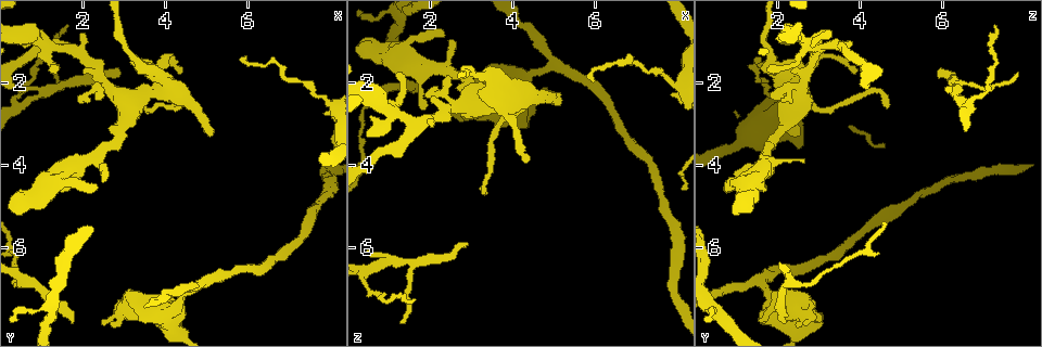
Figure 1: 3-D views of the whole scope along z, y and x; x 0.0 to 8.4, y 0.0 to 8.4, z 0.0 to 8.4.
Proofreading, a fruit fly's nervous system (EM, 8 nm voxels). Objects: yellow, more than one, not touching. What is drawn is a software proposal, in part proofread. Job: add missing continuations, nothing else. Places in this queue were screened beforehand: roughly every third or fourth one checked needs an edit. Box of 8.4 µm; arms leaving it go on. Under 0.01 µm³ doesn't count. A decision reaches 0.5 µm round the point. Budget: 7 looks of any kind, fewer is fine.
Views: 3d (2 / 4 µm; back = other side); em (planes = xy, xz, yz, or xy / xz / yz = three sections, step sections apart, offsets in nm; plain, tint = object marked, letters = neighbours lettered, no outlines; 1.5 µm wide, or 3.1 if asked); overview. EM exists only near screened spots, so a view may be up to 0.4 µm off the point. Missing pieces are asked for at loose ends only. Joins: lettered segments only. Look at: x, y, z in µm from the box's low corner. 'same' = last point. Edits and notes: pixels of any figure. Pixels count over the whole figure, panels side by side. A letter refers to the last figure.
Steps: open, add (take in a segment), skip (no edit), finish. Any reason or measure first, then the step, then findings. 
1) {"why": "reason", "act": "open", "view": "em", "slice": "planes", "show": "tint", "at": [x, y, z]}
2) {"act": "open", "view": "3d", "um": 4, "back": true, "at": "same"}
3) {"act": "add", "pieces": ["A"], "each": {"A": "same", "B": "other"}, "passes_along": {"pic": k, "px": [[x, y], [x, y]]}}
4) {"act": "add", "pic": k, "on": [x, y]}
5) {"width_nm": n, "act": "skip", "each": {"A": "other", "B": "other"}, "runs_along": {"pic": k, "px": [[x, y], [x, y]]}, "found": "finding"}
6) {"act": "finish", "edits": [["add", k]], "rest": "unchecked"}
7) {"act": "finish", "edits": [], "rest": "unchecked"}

{"why": "an open end", "act": "open", "view": "3d", "um": 2, "back": true, "at": [5.10, 3.30, 2.50]}

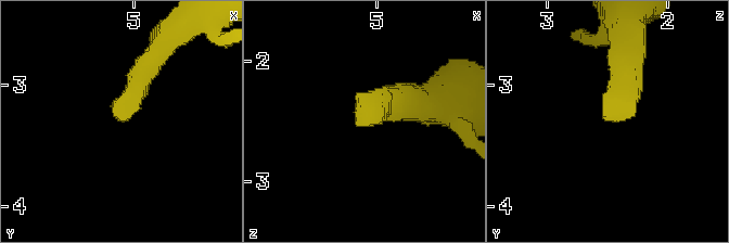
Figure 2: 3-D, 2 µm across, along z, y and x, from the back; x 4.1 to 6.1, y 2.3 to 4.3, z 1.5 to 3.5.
{"why": "shape alone is not enough", "act": "open", "view": "em", "slice": "planes", "show": "tint", "at": [5.10, 3.30, 2.52]}

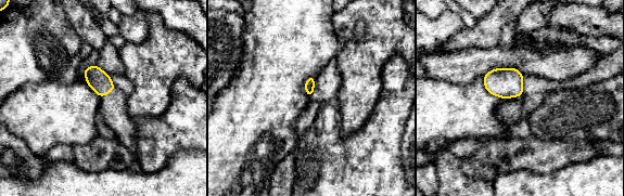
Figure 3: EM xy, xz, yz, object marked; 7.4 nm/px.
{"why": "see the neighbours", "act": "open", "view": "em", "slice": "planes", "show": "letters", "at": "same"}

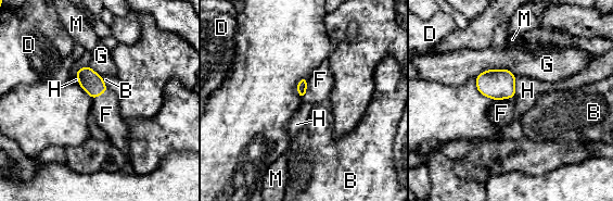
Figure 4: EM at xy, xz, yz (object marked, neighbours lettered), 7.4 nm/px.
{"act": "add", "pieces": ["F"], "each": {"B": "other", "D": "other", "F": "same", "G": "other", "H": "other", "M": "other"}, "passes_along": {"pic": 4, "px": [[302, 85], [306, 87], [320, 79]]}, "found": "it goes on there"}

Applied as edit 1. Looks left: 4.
{"why": "free end", "act": "open", "view": "3d", "um": 2, "at": [2.55, 7.90, 2.65]}

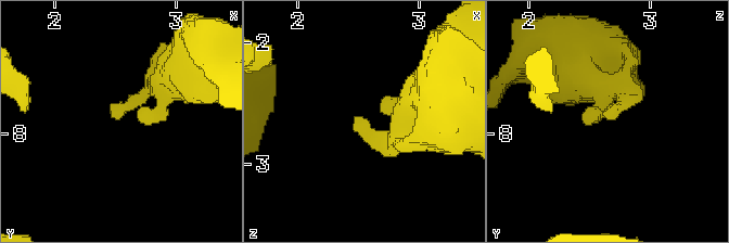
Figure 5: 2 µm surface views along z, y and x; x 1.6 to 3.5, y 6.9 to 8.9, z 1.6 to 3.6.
{"why": "shape alone is not enough", "act": "open", "view": "em", "slice": "planes", "show": "letters", "at": [2.56, 7.86, 2.62]}

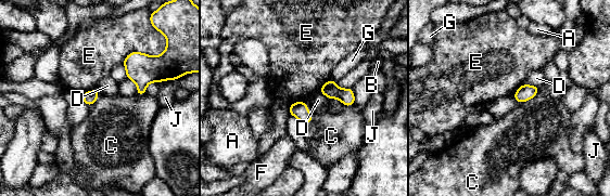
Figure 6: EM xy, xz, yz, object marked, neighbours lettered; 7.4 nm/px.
{"act": "skip", "each": {"A": "other", "B": "other", "C": "other", "D": "other", "E": "other", "F": "other", "G": "other", "J": "other"}, "border": {"pic": 6, "px": [[305, 103], [312, 119], [303, 125]]}, "found": "none of them fits"}

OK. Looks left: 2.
{"why": "branch stops here", "act": "open", "view": "em", "slice": "planes", "show": "tint", "at": [2.85, 1.70, 5.95]}

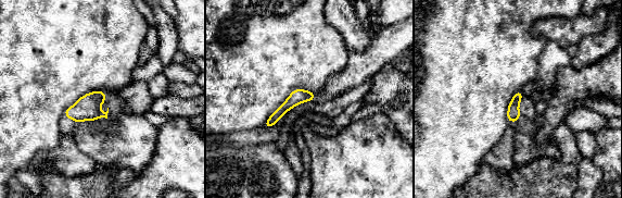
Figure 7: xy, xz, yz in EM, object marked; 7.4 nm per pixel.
{"act": "open", "view": "em", "slice": "planes", "show": "letters", "at": "same"}

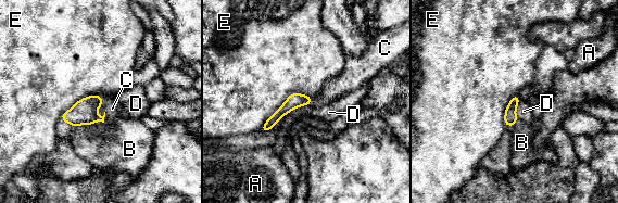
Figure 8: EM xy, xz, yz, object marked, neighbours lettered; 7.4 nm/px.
{"act": "add", "pieces": ["C"], "each": {"A": "other", "B": "other", "C": "same", "D": "other", "E": "other"}, "passes_along": {"pic": 8, "px": [[83, 112], [101, 102], [112, 109]]}, "found": "the cell continues"}

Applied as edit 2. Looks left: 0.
{"act": "finish", "edits": [["add", 4], ["add", 8]], "rest": "unchecked"}

